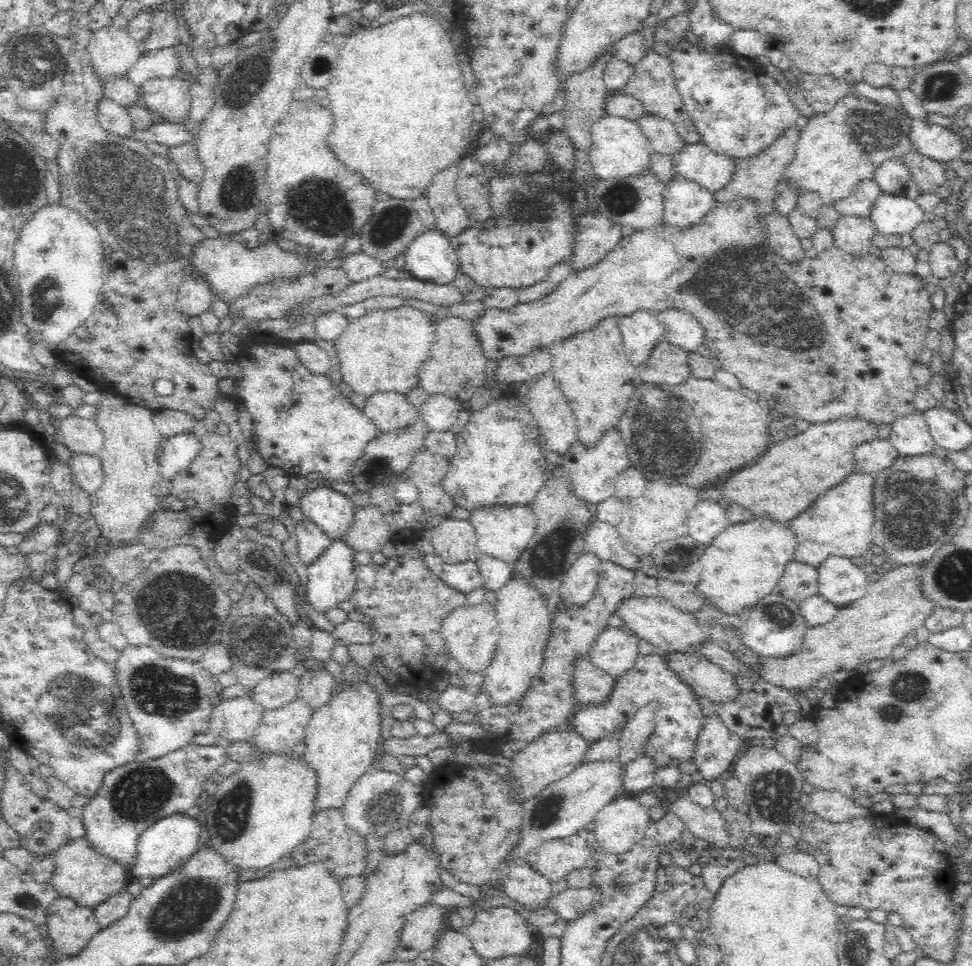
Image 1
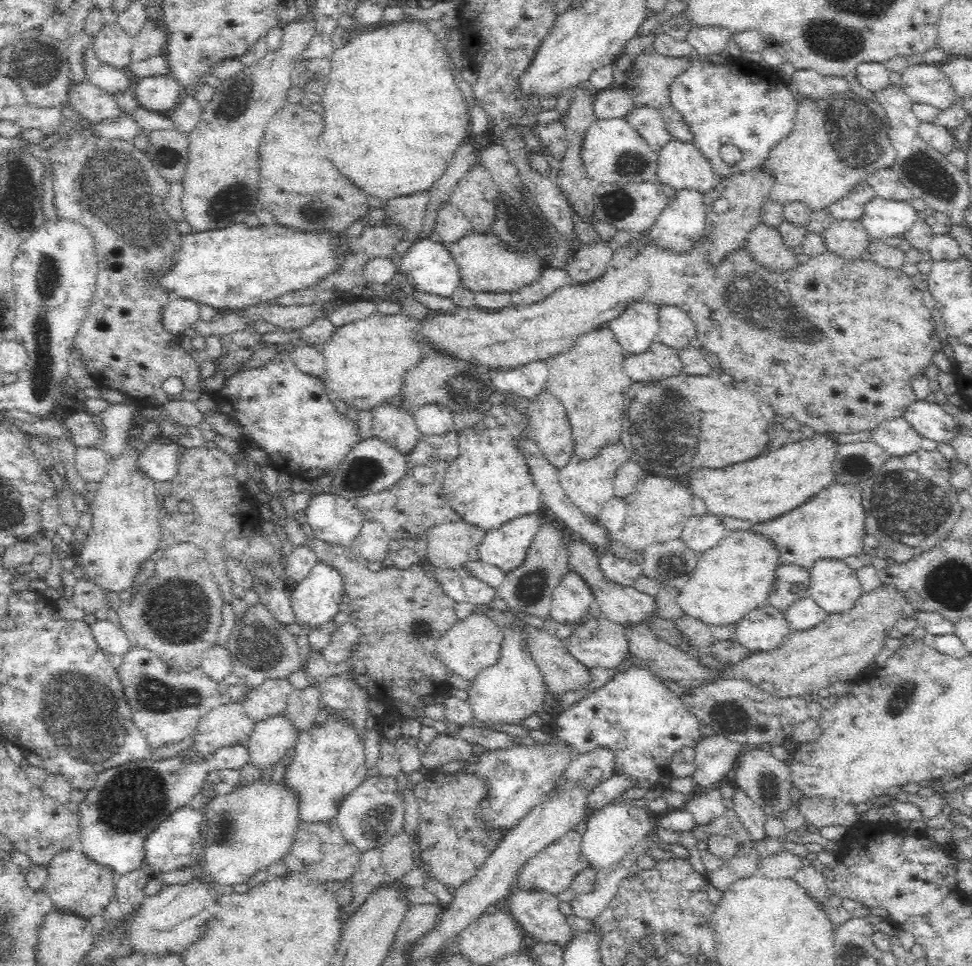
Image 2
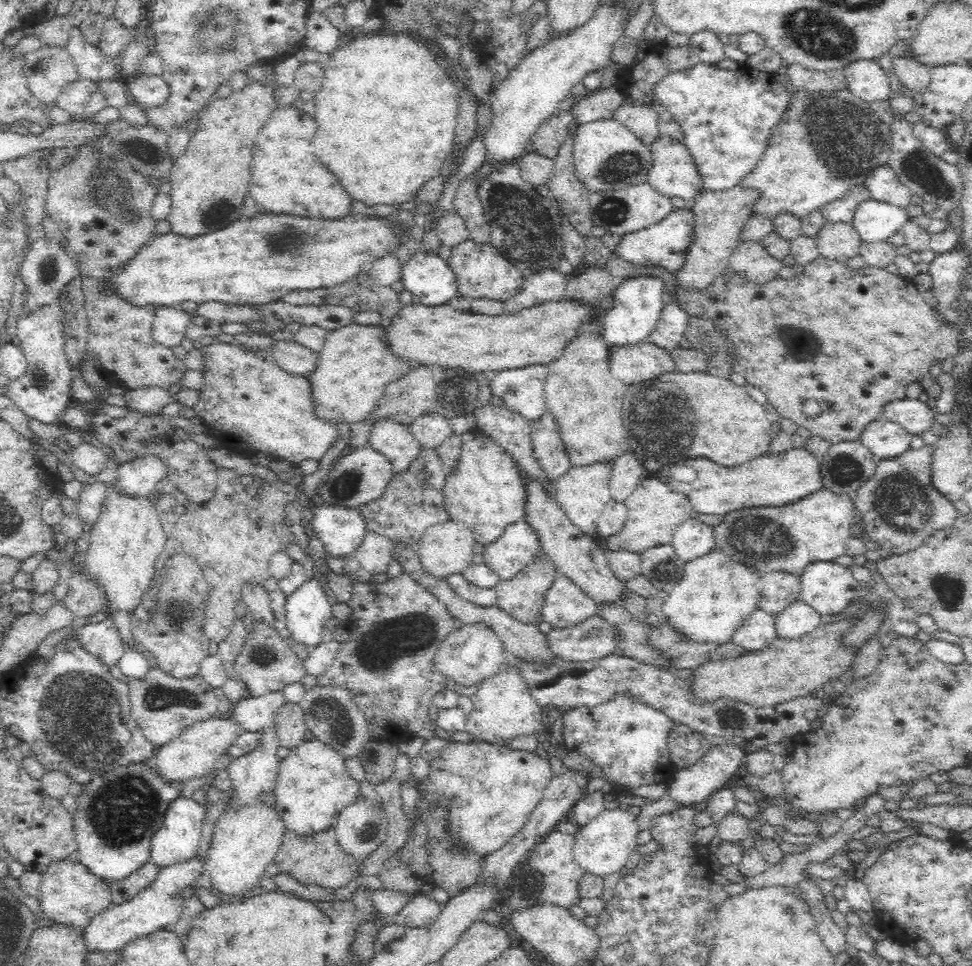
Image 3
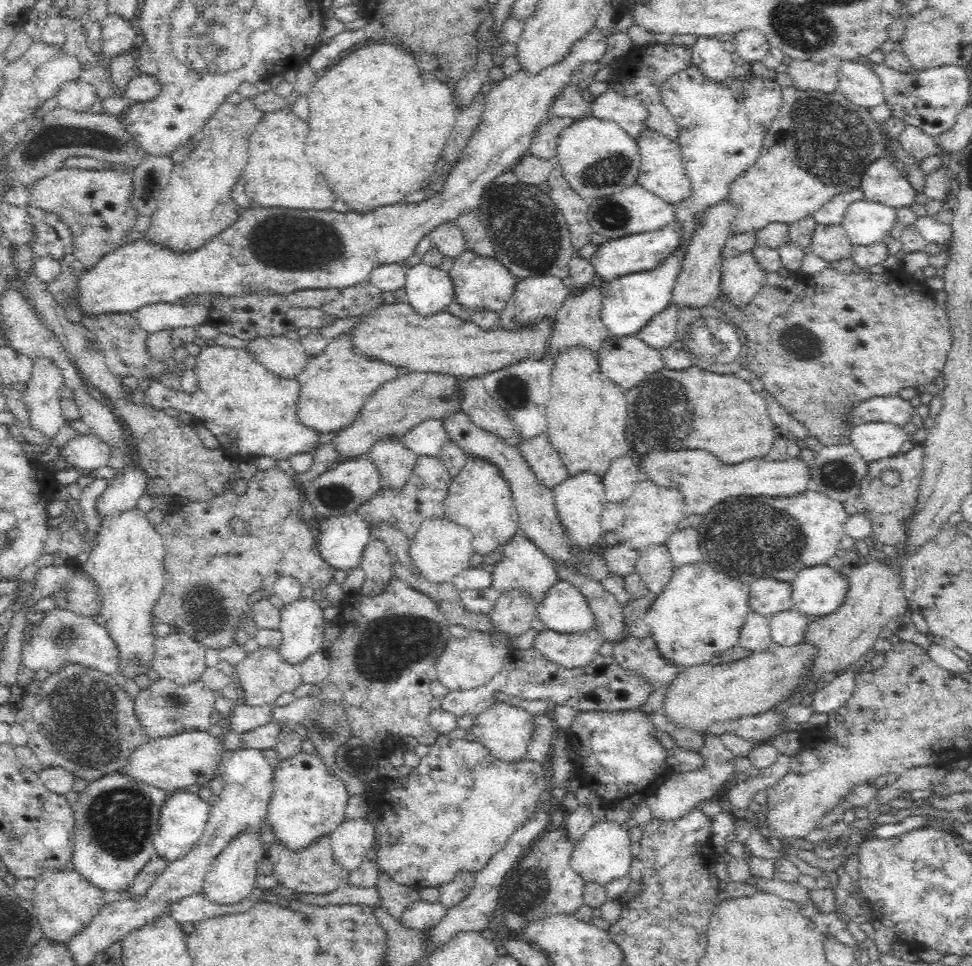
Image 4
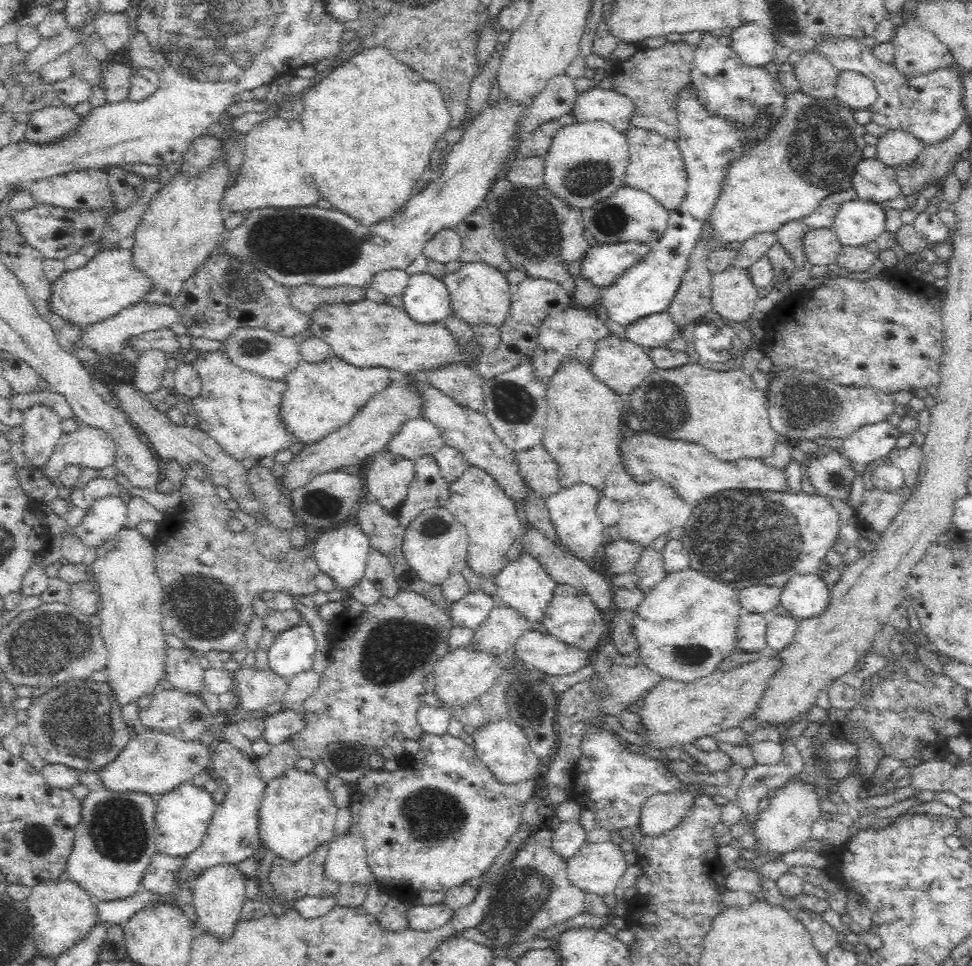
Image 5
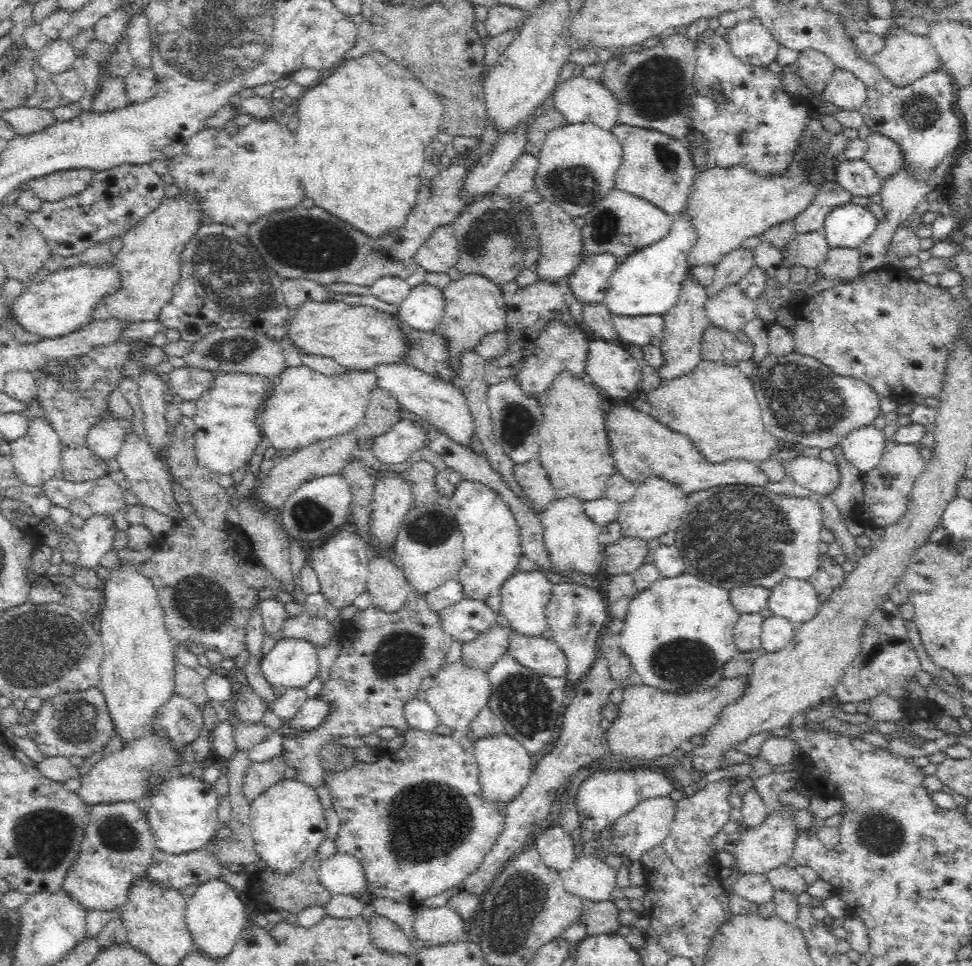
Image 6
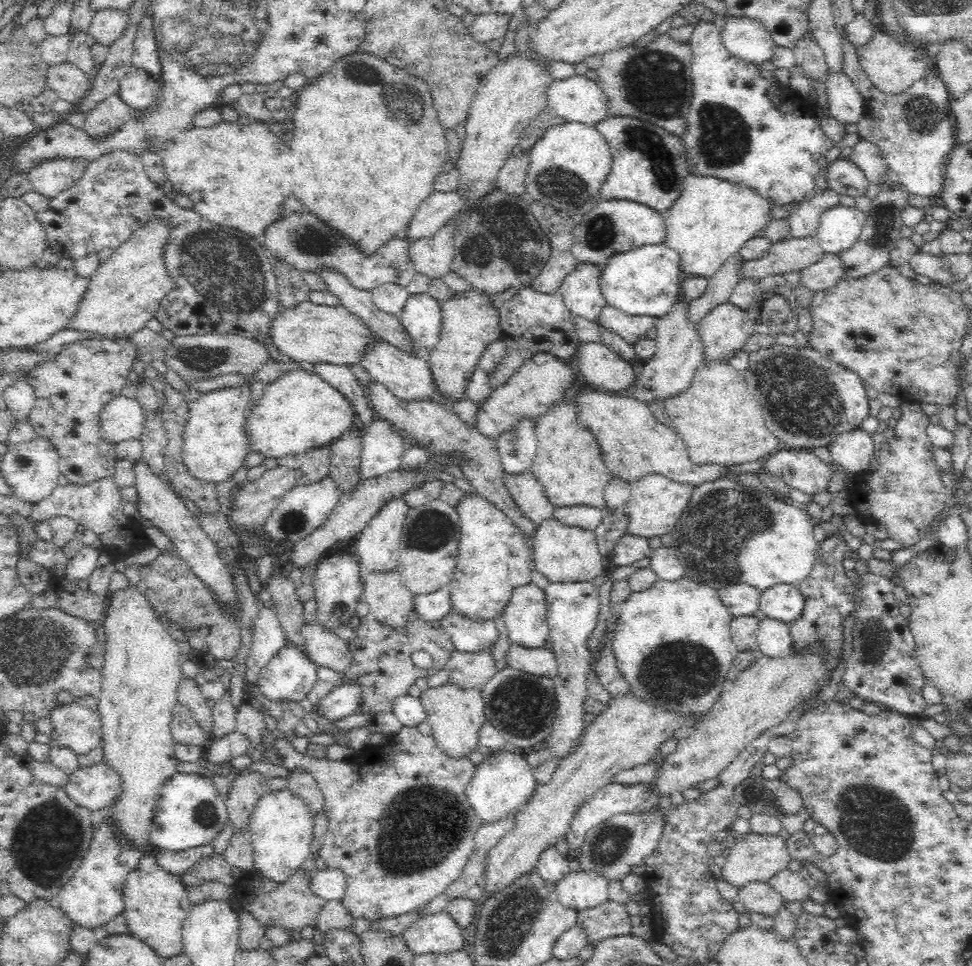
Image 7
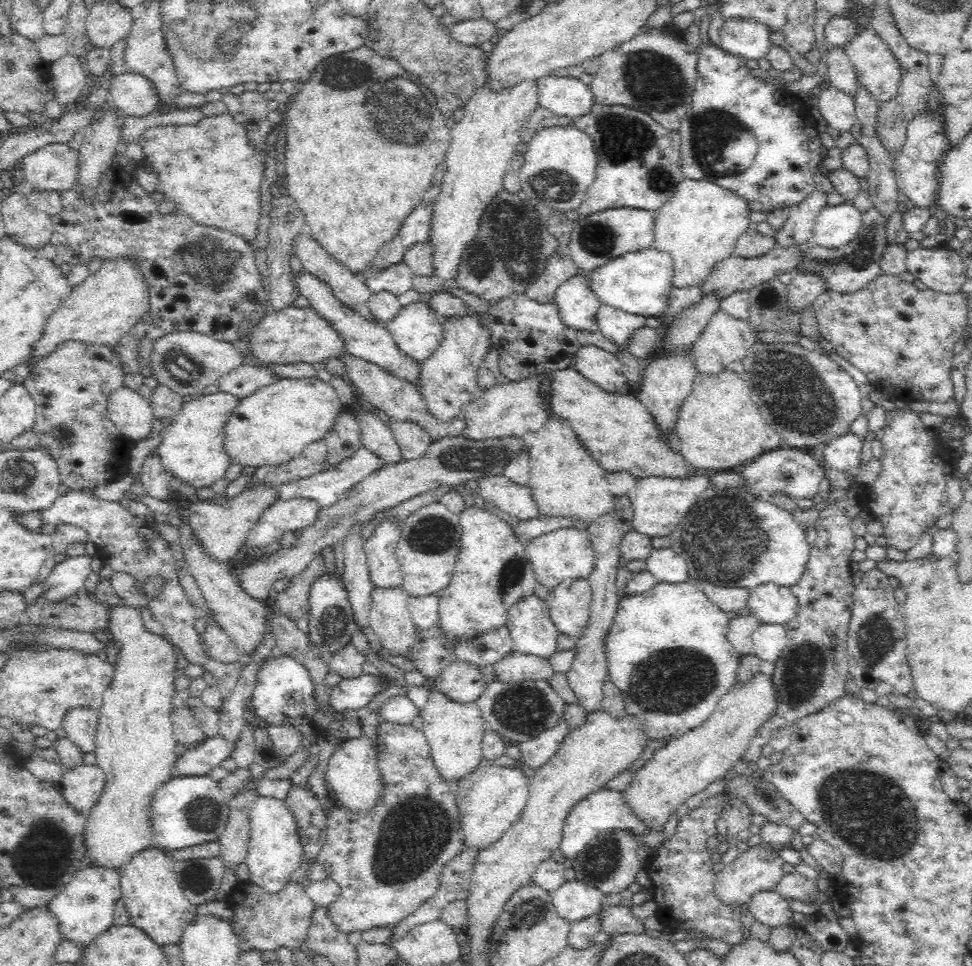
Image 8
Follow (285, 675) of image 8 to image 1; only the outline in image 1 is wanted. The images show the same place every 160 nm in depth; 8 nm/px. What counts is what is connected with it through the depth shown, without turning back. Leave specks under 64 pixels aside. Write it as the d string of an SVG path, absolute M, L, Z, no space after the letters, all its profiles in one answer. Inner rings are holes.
M336 539L330 543L330 547L318 556L307 568L308 582L306 584L307 596L310 606L314 610L324 614L329 608L336 608L342 601L349 601L354 593L358 579L355 570L355 549L343 539Z

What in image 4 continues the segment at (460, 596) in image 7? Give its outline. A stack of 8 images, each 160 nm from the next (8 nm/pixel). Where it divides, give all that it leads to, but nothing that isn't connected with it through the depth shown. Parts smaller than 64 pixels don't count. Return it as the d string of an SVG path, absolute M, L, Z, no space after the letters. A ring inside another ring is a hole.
M469 454L462 470L452 478L443 500L445 518L468 527L473 534L474 552L484 556L497 553L519 528L519 516L512 500L512 491L500 467L488 459Z

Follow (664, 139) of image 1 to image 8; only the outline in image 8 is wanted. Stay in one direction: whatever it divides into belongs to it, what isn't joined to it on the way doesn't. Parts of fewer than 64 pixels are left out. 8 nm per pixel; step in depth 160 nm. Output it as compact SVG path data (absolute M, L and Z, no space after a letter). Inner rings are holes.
M554 74L542 77L538 84L539 107L558 116L572 118L572 122L590 113L595 106L591 86L572 77Z

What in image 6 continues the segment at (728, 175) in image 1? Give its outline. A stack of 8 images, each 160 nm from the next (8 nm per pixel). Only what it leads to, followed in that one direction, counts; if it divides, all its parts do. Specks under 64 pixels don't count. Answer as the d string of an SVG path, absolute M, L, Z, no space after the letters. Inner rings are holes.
M620 123L612 129L611 132L623 147L622 164L616 172L614 187L653 202L671 218L680 215L687 208L686 202L694 186L694 176L698 173L682 140L672 139L658 131Z

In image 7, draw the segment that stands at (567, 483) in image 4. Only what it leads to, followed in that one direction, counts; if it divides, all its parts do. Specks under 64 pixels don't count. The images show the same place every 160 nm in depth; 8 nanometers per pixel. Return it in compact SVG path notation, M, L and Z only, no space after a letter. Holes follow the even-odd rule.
M552 516L538 523L533 542L532 569L542 573L550 583L599 582L603 579L606 559L599 550L595 531L566 525Z

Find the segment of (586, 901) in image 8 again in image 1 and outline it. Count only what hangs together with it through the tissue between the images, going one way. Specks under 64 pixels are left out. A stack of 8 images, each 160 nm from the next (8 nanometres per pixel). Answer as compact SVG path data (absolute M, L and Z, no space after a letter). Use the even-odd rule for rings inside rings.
M619 798L606 804L594 818L594 835L598 847L614 854L630 850L644 838L656 815L636 799Z

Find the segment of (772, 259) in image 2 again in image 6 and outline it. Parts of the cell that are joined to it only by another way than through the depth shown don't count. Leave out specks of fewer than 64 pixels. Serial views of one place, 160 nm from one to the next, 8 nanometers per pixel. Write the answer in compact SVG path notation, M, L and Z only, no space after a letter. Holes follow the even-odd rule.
M739 283L718 289L705 304L708 322L728 331L738 332L754 318L757 299L746 295Z

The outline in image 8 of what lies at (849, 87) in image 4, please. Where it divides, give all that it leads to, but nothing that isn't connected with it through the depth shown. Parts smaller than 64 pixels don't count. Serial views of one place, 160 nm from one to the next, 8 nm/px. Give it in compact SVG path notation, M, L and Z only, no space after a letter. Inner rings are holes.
M830 85L818 97L818 109L827 124L839 133L850 132L856 122L855 98Z

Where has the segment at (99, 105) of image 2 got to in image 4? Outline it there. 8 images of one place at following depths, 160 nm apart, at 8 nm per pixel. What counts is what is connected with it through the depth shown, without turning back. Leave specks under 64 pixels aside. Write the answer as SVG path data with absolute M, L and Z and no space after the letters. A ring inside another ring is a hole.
M78 79L64 84L56 94L56 99L58 99L58 107L74 113L88 113L98 97L90 84Z

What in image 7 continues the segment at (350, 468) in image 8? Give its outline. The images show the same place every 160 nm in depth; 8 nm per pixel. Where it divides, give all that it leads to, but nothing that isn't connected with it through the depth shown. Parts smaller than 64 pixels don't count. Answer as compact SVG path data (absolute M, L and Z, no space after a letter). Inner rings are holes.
M376 417L364 428L361 441L360 469L364 480L401 468L407 442L390 421Z

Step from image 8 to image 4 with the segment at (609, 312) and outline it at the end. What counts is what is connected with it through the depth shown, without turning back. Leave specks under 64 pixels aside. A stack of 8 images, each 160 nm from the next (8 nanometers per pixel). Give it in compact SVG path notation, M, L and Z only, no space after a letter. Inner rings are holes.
M669 304L660 314L657 314L638 332L638 338L646 342L648 346L664 349L670 348L676 340L676 321L679 308Z

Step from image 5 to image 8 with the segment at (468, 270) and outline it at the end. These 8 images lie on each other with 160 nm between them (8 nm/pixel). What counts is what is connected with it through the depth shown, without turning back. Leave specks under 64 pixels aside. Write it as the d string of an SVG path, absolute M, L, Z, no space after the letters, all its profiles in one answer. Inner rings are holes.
M478 314L454 315L442 320L443 339L440 346L420 368L416 384L430 411L442 421L462 415L464 407L478 395L477 374L487 352L494 346L489 330L478 320Z

